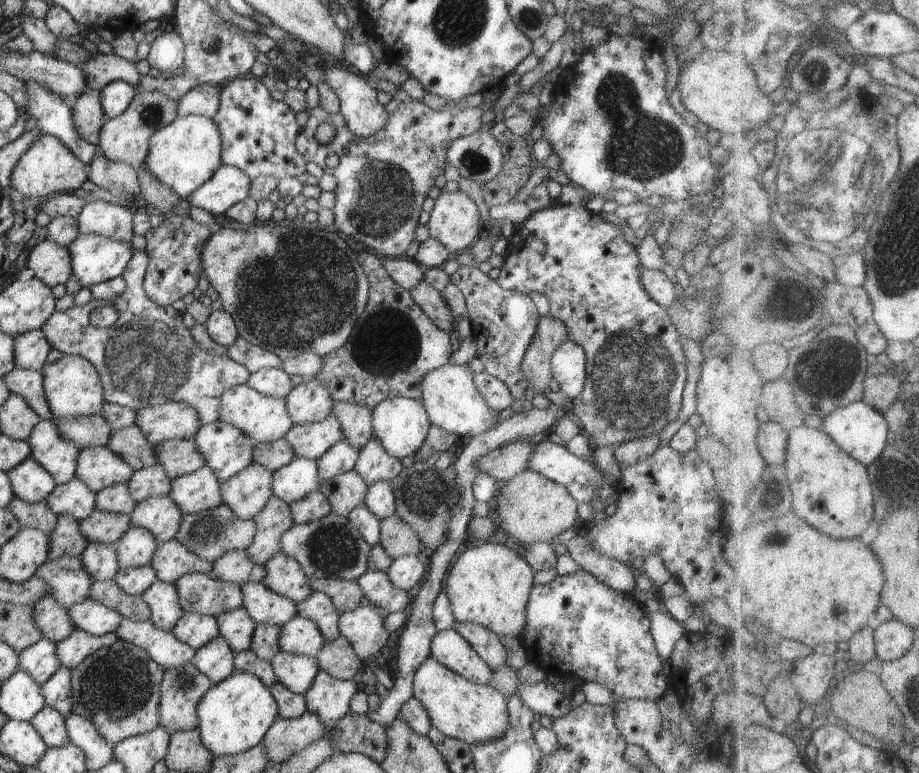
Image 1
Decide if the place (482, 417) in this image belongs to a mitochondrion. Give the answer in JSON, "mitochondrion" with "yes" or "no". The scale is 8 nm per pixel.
{"mitochondrion":"no"}

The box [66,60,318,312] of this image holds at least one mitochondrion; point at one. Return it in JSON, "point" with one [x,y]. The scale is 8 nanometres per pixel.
{"point":[153,114]}

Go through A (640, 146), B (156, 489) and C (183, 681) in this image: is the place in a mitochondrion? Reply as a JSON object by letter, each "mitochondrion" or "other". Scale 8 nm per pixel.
{"A":"mitochondrion","B":"other","C":"mitochondrion"}

